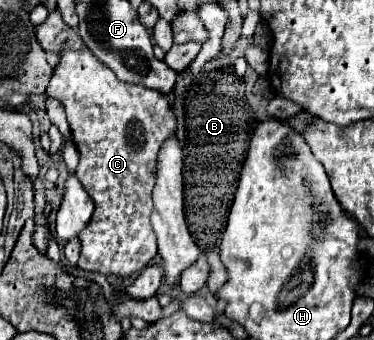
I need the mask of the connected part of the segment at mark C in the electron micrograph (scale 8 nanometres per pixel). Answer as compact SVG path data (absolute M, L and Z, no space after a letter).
M88 48L64 50L60 54L56 72L48 86L48 94L58 98L66 108L72 142L76 144L80 154L76 176L96 206L90 224L78 234L82 242L78 268L100 272L104 276L130 278L138 270L146 268L156 256L156 236L150 226L150 214L154 208L152 188L158 168L158 152L162 144L176 134L176 114L172 110L172 104L162 92L146 88L144 84L120 82L114 72L100 60L96 60L96 56Z

